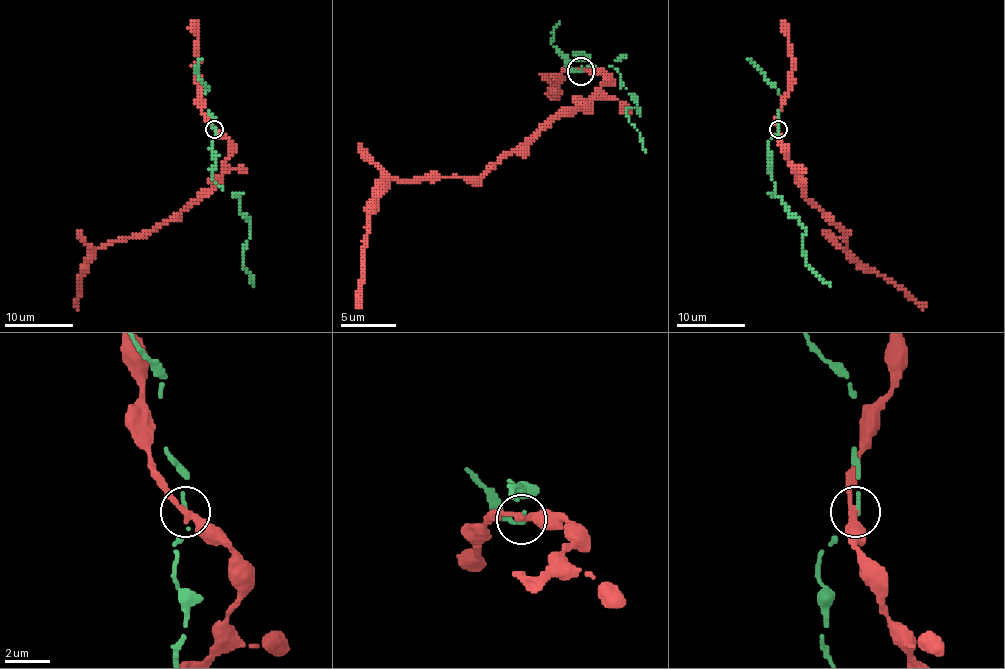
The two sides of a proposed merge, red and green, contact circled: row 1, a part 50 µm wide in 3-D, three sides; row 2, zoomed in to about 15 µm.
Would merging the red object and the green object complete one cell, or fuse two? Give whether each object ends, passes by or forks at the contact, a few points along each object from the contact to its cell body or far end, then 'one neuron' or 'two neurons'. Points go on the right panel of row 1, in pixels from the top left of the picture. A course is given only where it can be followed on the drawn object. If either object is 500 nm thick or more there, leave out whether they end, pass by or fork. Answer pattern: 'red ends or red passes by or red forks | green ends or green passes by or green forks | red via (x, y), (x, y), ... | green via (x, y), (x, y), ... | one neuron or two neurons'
red passes by | green ends | red via (779, 128), (779, 140), (798, 177), (801, 192), (844, 232), (849, 252), (925, 307) | green via (779, 128), (767, 144), (775, 194), (789, 216), (806, 228), (801, 237), (806, 264), (829, 285) | two neurons

